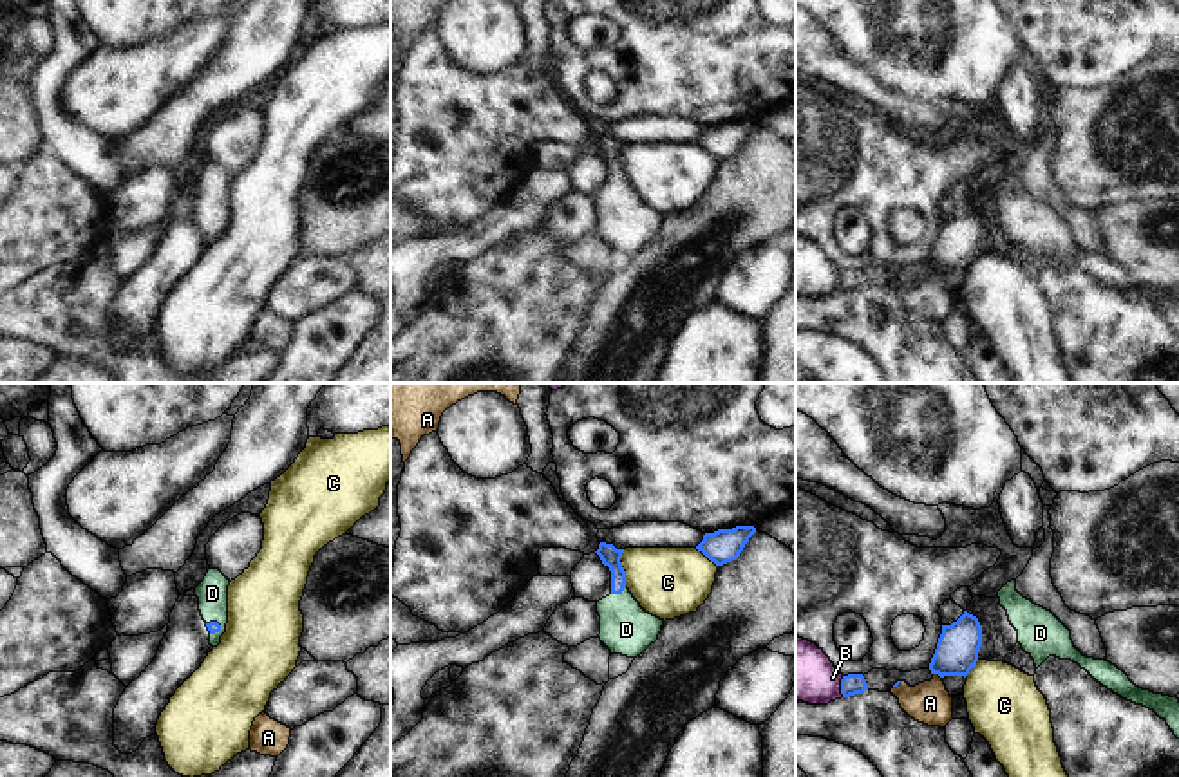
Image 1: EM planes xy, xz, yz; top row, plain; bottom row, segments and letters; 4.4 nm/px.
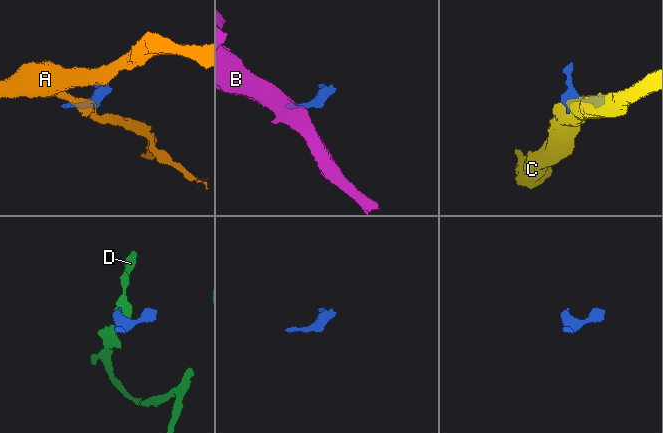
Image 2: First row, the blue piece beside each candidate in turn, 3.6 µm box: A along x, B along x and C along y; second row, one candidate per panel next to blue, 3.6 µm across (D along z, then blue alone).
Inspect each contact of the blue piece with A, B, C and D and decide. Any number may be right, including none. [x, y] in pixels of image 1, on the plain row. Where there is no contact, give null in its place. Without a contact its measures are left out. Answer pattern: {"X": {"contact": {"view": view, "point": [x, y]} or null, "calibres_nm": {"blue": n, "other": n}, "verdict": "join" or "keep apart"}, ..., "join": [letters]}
{"A": {"contact": {"view": "yz", "point": [937, 268]}, "calibres_nm": {"blue": 190, "other": 190}, "verdict": "keep apart"}, "B": {"contact": {"view": "yz", "point": [841, 282]}, "calibres_nm": {"blue": 100, "other": 280}, "verdict": "keep apart"}, "C": {"contact": {"view": "xz", "point": [622, 163]}, "calibres_nm": {"blue": 90, "other": 320}, "verdict": "keep apart"}, "D": {"contact": {"view": "xz", "point": [619, 188]}, "calibres_nm": {"blue": 90, "other": 220}, "verdict": "join"}, "join": ["D"]}

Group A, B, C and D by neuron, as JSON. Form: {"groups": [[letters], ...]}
{"groups": [["A"], ["B"], ["C"], ["D"]]}

